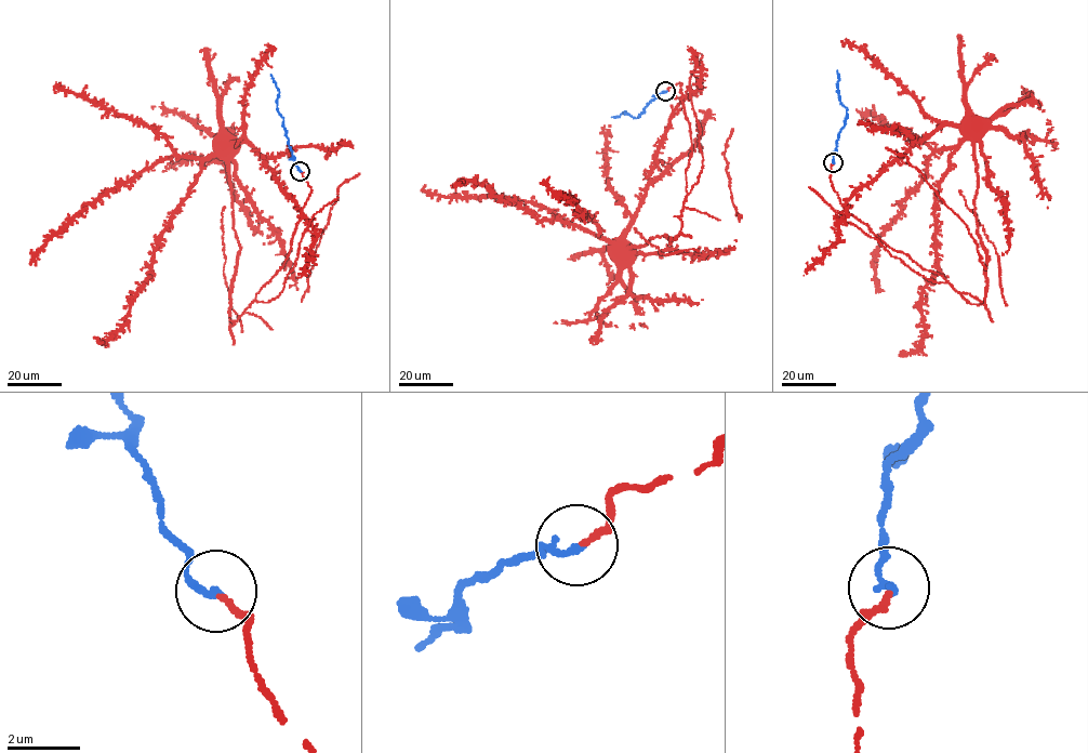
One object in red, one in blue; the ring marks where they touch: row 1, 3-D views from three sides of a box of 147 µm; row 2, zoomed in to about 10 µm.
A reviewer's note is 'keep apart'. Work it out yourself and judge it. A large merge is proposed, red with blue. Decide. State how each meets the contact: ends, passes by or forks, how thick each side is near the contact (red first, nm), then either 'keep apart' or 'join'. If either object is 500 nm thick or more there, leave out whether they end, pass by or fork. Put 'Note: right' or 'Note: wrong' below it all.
red ends there; blue ends there; 160 nm thick on the red side, 200 nm on the other; join
Note: wrong

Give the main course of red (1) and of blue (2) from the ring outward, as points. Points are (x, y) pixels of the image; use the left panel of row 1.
1: (301, 171), (310, 190), (289, 254), (233, 326), (230, 287), (239, 242), (226, 144)
2: (301, 170), (277, 107), (278, 91), (270, 75)

